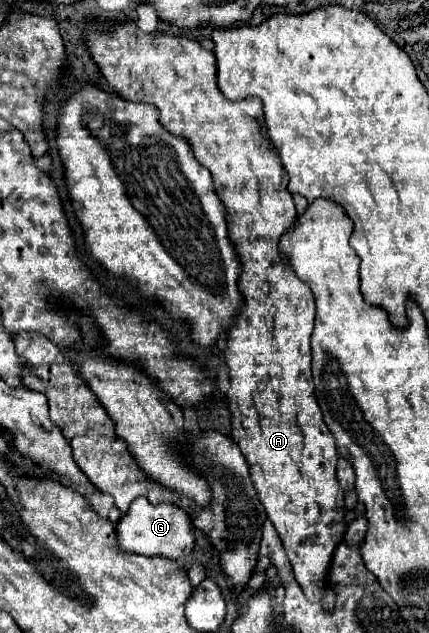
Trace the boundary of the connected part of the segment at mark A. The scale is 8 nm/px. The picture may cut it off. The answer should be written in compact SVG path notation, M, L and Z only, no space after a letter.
M127 22L127 24L115 24L113 32L87 32L87 46L91 50L91 56L93 60L99 64L101 68L101 74L105 76L107 84L125 100L129 102L143 102L143 104L151 104L155 108L159 108L159 122L165 130L173 132L173 136L181 136L189 142L191 146L191 152L193 156L197 158L199 164L203 164L211 176L213 176L213 188L215 188L215 194L219 196L219 200L223 202L225 206L225 212L227 212L227 230L229 230L229 240L233 242L235 246L235 252L237 252L237 258L239 258L239 264L241 264L241 274L239 274L239 280L237 280L237 286L239 286L239 292L243 296L243 306L241 310L237 312L237 320L235 324L229 328L227 332L227 344L225 344L225 364L229 368L229 380L231 380L231 388L227 390L227 400L229 400L229 410L231 410L231 430L233 430L233 440L237 442L241 454L245 456L247 464L249 464L249 472L251 472L251 480L257 488L257 494L259 494L259 500L261 504L265 506L265 512L267 512L267 518L273 522L275 530L279 532L281 540L283 540L283 546L285 546L285 552L287 552L287 558L293 566L293 572L295 572L295 578L299 580L305 596L309 600L317 600L327 612L333 612L335 608L335 592L329 592L329 588L325 588L325 572L329 572L329 560L333 560L333 548L337 548L337 542L343 540L345 536L345 492L341 490L337 478L335 478L335 466L337 466L337 448L335 448L335 440L333 440L333 434L329 432L329 428L325 426L323 422L323 414L319 410L319 404L315 400L315 386L313 386L313 380L311 380L311 348L309 348L309 338L311 338L311 332L313 332L313 320L315 320L315 300L313 300L313 292L309 286L305 286L305 282L301 282L293 268L283 260L281 252L279 252L279 240L283 236L285 230L293 228L295 222L297 222L297 212L295 212L295 204L293 204L293 198L291 194L285 190L287 186L287 176L285 176L285 168L281 168L281 160L277 160L277 152L273 152L273 144L269 144L269 136L265 132L265 118L263 118L263 108L261 108L261 100L257 98L245 98L245 100L239 100L239 102L231 102L227 100L225 96L221 96L221 90L217 88L217 60L215 56L205 50L199 42L195 40L185 40L183 36L167 36L167 34L161 34L161 32L155 32L155 34L145 34L137 28L135 22Z

